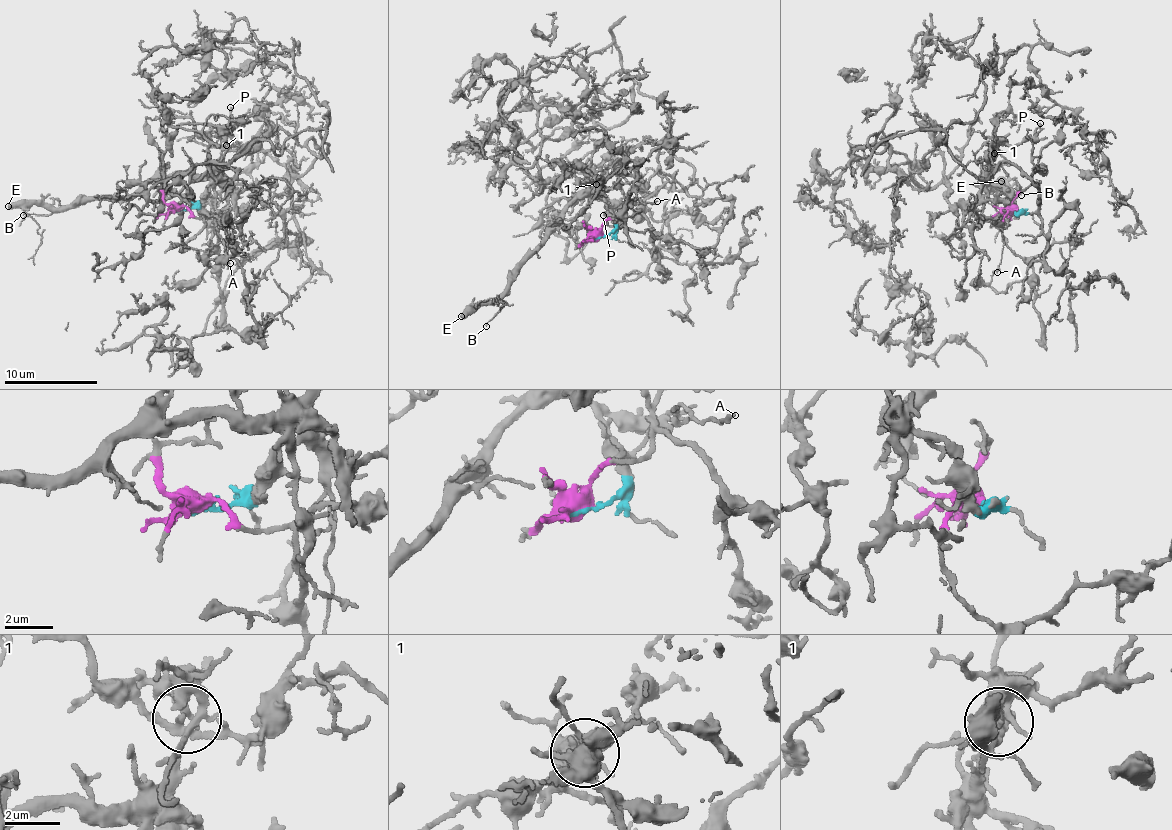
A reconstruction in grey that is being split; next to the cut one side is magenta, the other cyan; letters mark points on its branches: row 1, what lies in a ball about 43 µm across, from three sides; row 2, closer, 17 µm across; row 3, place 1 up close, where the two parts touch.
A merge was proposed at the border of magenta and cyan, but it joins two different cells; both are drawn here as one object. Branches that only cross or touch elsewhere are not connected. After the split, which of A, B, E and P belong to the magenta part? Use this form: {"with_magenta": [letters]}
{"with_magenta": []}

